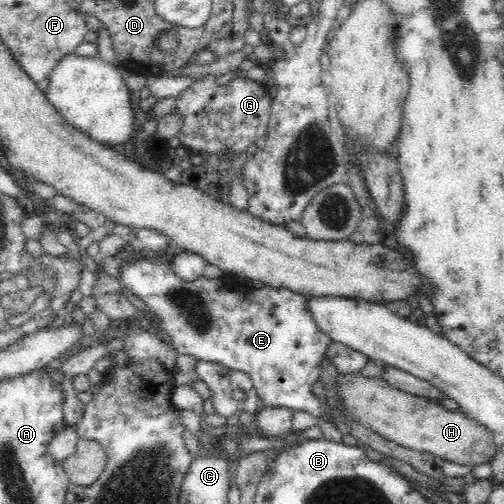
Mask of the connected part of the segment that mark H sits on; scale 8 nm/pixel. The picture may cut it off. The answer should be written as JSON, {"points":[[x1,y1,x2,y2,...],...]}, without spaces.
{"points":[[356,372,340,375,339,398,346,412,392,443,426,452,440,460,474,468,488,464,500,450,500,438,460,410,447,410,438,401,408,394,378,377,363,378]]}

